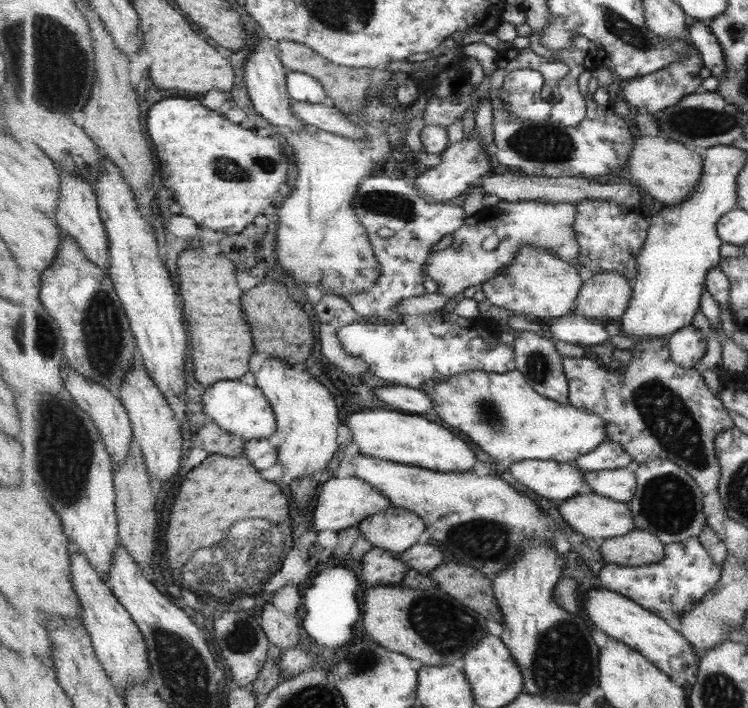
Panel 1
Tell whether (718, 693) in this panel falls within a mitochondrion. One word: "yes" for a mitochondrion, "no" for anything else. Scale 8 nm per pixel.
yes

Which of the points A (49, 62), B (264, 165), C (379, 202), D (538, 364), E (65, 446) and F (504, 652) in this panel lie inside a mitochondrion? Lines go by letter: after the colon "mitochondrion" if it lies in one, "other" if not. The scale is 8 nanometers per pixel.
A: mitochondrion
B: mitochondrion
C: mitochondrion
D: mitochondrion
E: mitochondrion
F: other

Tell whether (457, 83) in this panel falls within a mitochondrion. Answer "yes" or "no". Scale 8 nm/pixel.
no

